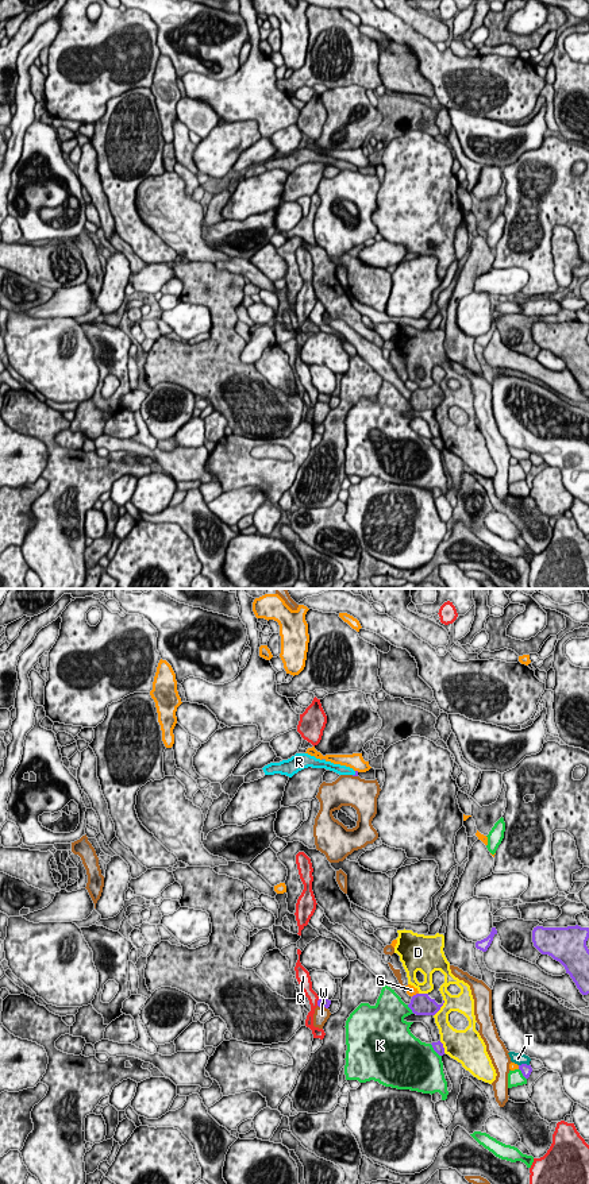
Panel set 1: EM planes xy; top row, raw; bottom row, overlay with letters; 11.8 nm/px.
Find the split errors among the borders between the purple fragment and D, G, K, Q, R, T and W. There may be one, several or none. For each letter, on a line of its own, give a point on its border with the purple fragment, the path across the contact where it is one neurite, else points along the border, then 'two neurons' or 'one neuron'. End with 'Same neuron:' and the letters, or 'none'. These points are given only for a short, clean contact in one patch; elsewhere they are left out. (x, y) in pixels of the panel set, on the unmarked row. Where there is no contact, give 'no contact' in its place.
D: contact xy (439, 402); two neurons
G: contact xy (416, 389); two neurons
K: contact xy (435, 446); two neurons
Q: contact xy (318, 397); two neurons
R: contact xy (355, 169); way xy (355, 166), (355, 169), (342, 165); one neuron
T: contact xy (523, 459); two neurons
W: contact xy (323, 401); two neurons
Same neuron: R

